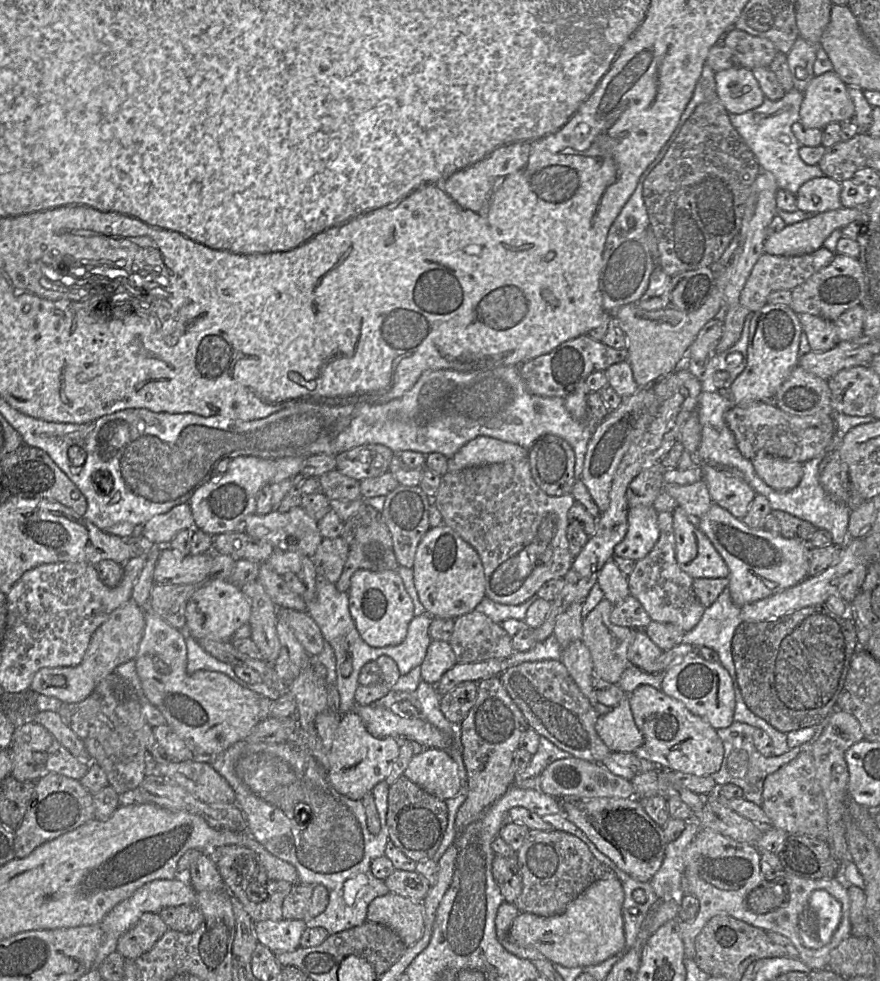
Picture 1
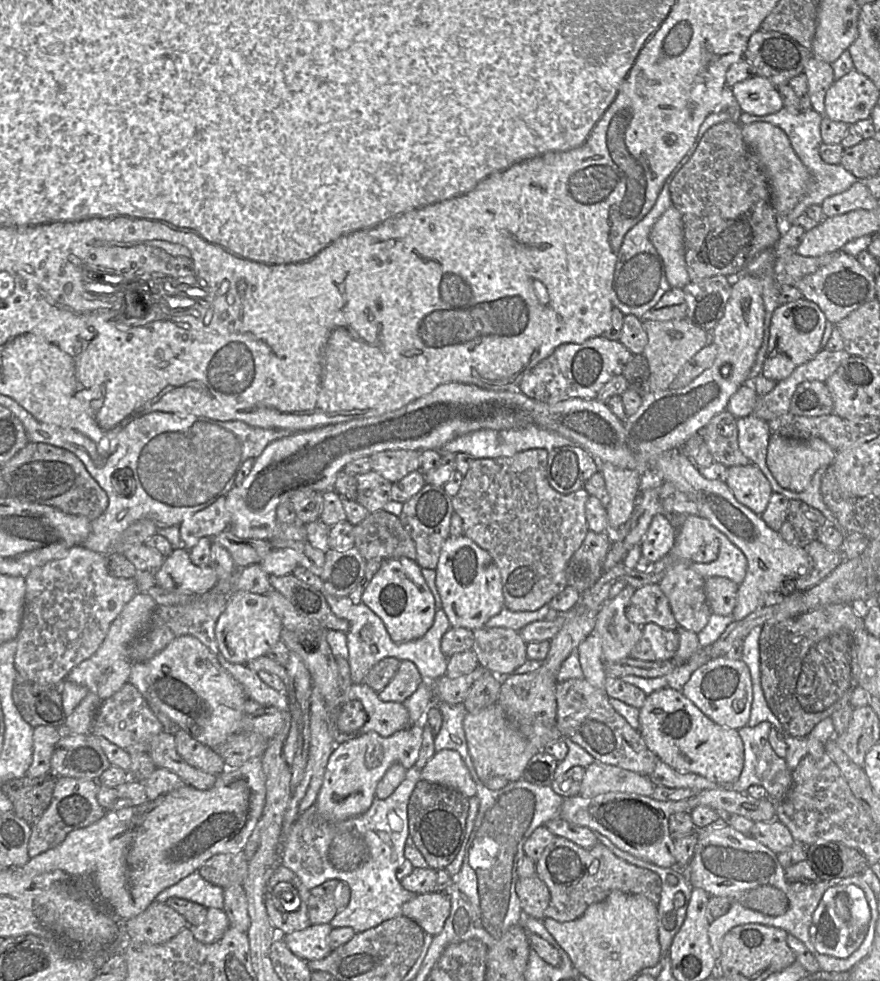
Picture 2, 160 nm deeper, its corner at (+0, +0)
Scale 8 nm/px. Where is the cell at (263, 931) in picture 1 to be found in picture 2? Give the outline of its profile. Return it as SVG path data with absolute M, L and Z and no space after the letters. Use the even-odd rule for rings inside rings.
M329 923L310 924L292 933L279 934L288 948L298 957L309 960L323 959L333 950L329 935L333 927Z

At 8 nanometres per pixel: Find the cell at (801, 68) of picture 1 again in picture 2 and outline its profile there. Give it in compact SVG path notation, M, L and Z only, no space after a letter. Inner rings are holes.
M812 56L806 63L803 74L807 78L812 109L824 117L825 95L835 81L833 69L830 64Z

